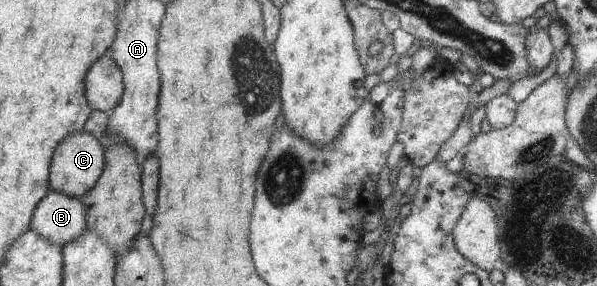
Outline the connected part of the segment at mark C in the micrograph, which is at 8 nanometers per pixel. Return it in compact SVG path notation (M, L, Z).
M85 130L72 133L60 141L56 149L51 167L51 187L58 193L81 198L98 185L104 167L106 167L106 150L100 136L91 135Z

